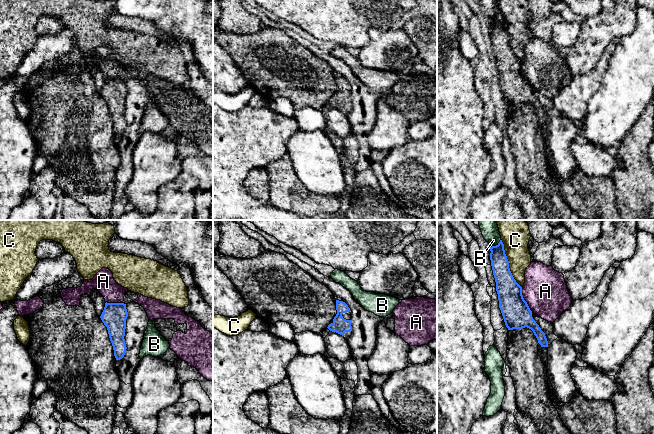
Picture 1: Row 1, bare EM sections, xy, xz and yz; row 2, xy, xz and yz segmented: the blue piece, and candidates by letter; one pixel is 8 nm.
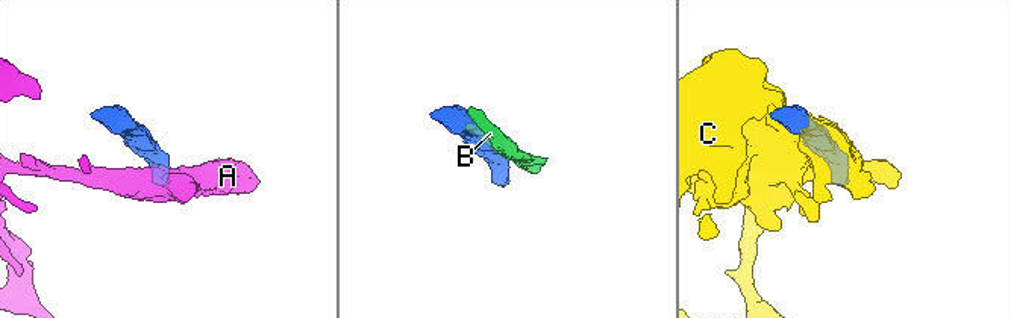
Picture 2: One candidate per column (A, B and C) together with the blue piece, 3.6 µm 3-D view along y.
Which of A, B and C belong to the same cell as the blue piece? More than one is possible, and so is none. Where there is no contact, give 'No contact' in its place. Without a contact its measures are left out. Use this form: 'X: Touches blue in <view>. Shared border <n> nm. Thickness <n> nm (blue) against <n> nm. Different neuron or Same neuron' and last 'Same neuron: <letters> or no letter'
A: Touches blue in yz. Shared border 220 nm. Thickness 220 nm (blue) against 360 nm. Different neuron
B: Touches blue in yz. Shared border 110 nm. Thickness 140 nm (blue) against 140 nm. Different neuron
C: Touches blue in yz. Shared border 420 nm. Thickness 190 nm (blue) against 220 nm. Different neuron
Same neuron: no letter

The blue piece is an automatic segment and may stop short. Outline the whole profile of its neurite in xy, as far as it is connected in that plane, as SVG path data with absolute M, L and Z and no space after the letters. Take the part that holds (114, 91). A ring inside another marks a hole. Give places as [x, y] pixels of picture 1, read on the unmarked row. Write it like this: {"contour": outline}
{"contour": "M107 78L100 92L102 98L107 103L116 136L122 135L126 129L127 123L124 112L127 93L126 80Z"}

